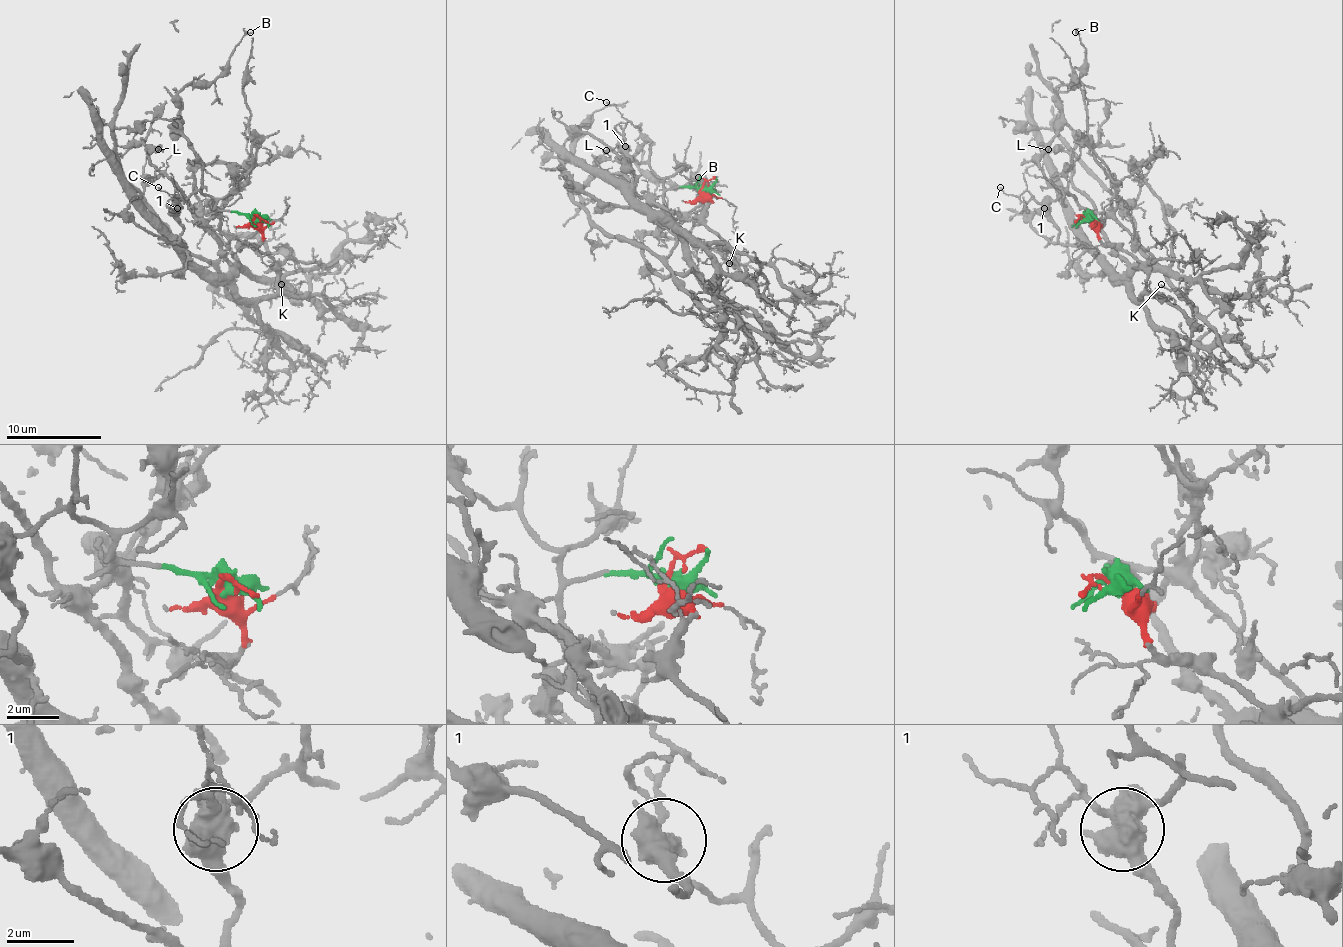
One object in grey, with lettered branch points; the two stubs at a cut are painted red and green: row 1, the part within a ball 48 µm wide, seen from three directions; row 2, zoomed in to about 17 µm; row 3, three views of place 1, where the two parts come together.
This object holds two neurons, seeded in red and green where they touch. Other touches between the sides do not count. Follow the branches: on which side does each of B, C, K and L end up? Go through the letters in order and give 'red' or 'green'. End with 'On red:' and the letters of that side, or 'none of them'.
B: green
C: red
K: red
L: red
On red: C, K, L

